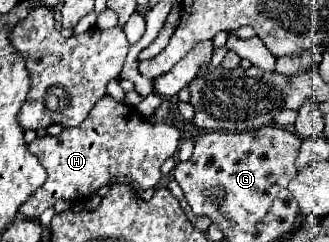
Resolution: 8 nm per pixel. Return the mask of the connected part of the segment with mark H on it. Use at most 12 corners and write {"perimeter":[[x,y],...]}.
{"perimeter":[[102,96],[88,118],[28,150],[46,182],[20,206],[38,218],[112,178],[154,188],[176,126]]}

